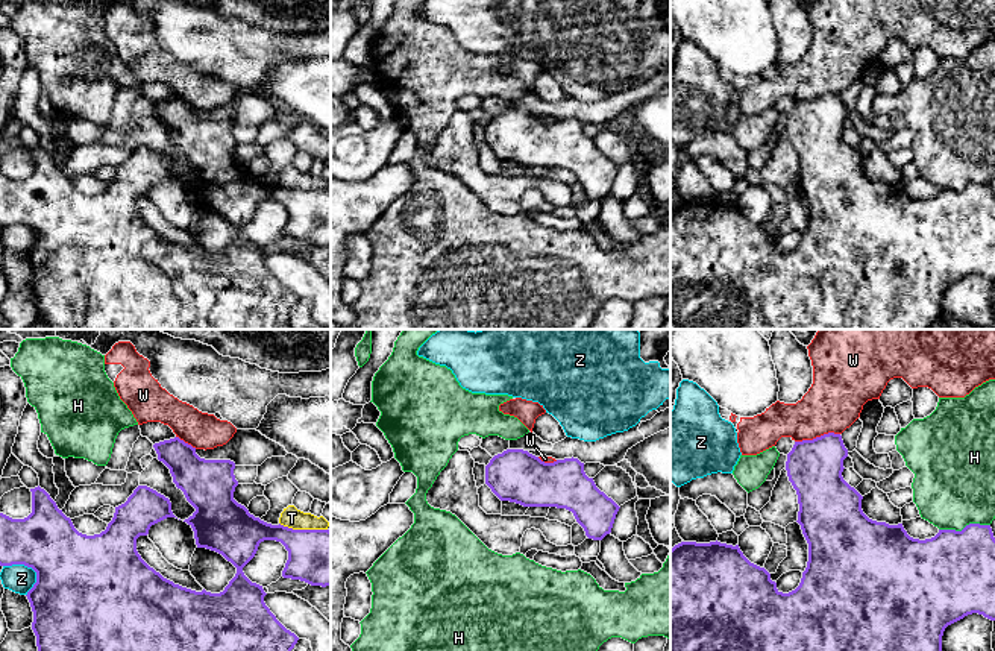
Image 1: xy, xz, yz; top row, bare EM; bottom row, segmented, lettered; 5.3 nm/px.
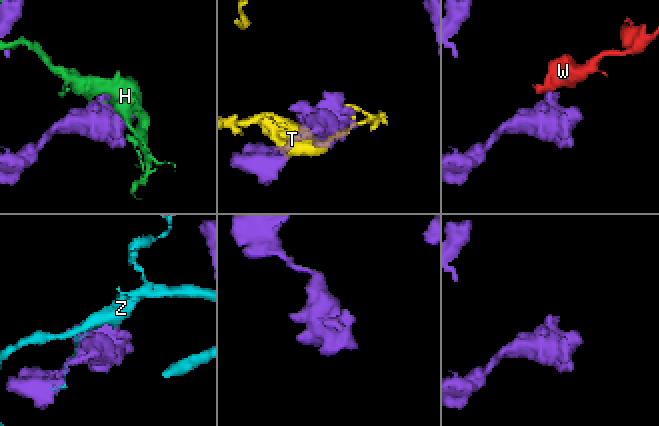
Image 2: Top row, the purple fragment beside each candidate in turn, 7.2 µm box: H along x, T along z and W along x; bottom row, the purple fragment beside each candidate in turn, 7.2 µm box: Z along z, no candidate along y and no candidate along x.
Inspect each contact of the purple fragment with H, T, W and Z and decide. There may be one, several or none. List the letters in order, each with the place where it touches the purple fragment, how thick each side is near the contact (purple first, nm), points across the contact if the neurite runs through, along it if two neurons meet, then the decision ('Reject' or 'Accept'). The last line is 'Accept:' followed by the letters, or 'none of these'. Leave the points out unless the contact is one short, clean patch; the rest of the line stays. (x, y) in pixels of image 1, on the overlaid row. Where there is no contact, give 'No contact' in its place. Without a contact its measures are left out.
H: Touches purple at yz (965, 527). Thickness 440 nm (purple) against 440 nm. Reject
T: Touches purple at xy (304, 530). Thickness 300 nm (purple) against 110 nm. Reject
W: Touches purple at yz (816, 437). Thickness 300 nm (purple) against 300 nm. Reject
Z: Touches purple at xy (31, 566). Thickness 440 nm (purple) against 150 nm. Reject
Accept: none of these

